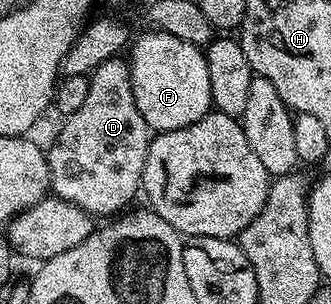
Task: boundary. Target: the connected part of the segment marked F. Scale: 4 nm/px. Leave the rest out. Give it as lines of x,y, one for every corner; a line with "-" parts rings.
150,29
148,33
138,42
136,39
127,54
139,116
143,116
153,132
187,128
210,113
213,106
211,80
207,80
207,60
202,47
162,30

